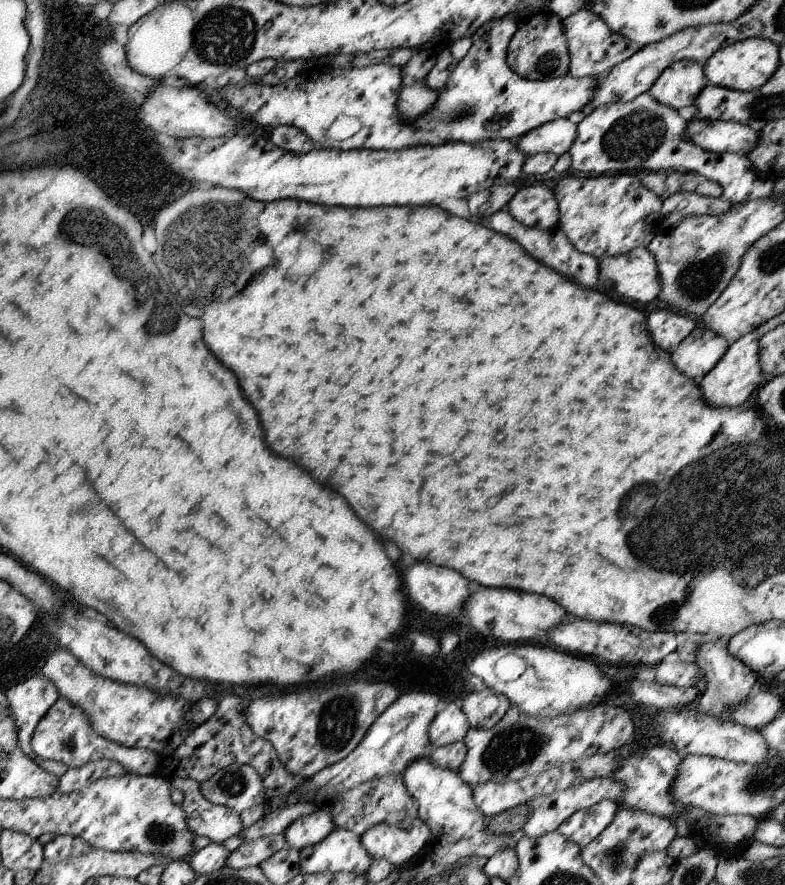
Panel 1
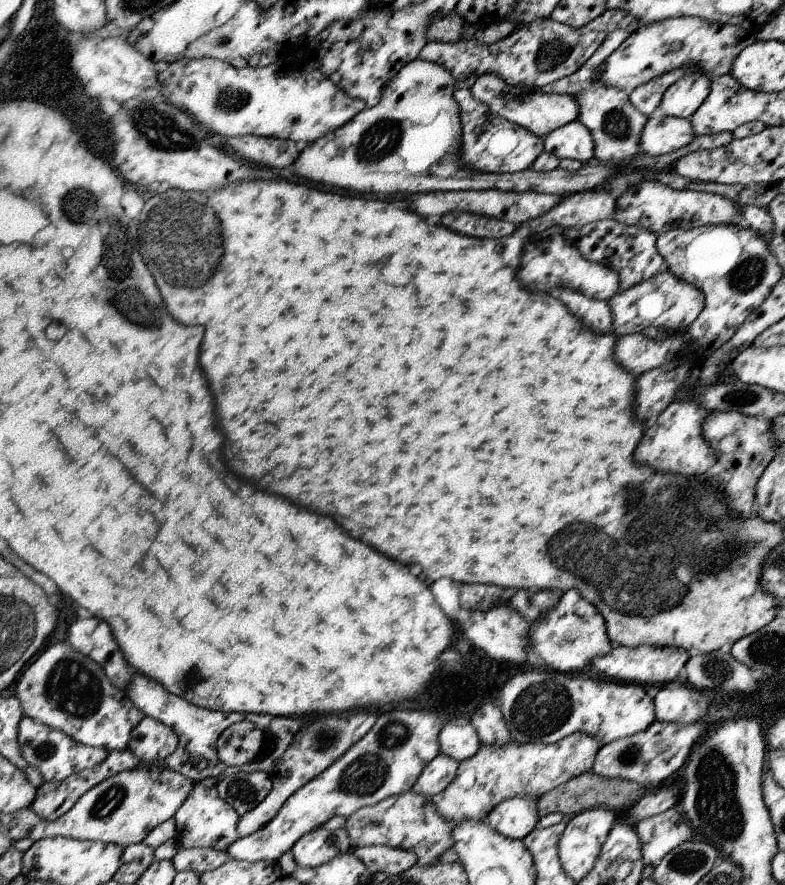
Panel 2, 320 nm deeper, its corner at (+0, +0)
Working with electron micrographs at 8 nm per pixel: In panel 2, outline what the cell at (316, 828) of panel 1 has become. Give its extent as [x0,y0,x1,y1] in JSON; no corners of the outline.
[289,826,354,868]

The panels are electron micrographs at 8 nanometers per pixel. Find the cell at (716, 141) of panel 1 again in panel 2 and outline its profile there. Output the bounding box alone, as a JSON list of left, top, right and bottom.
[639,115,693,155]

